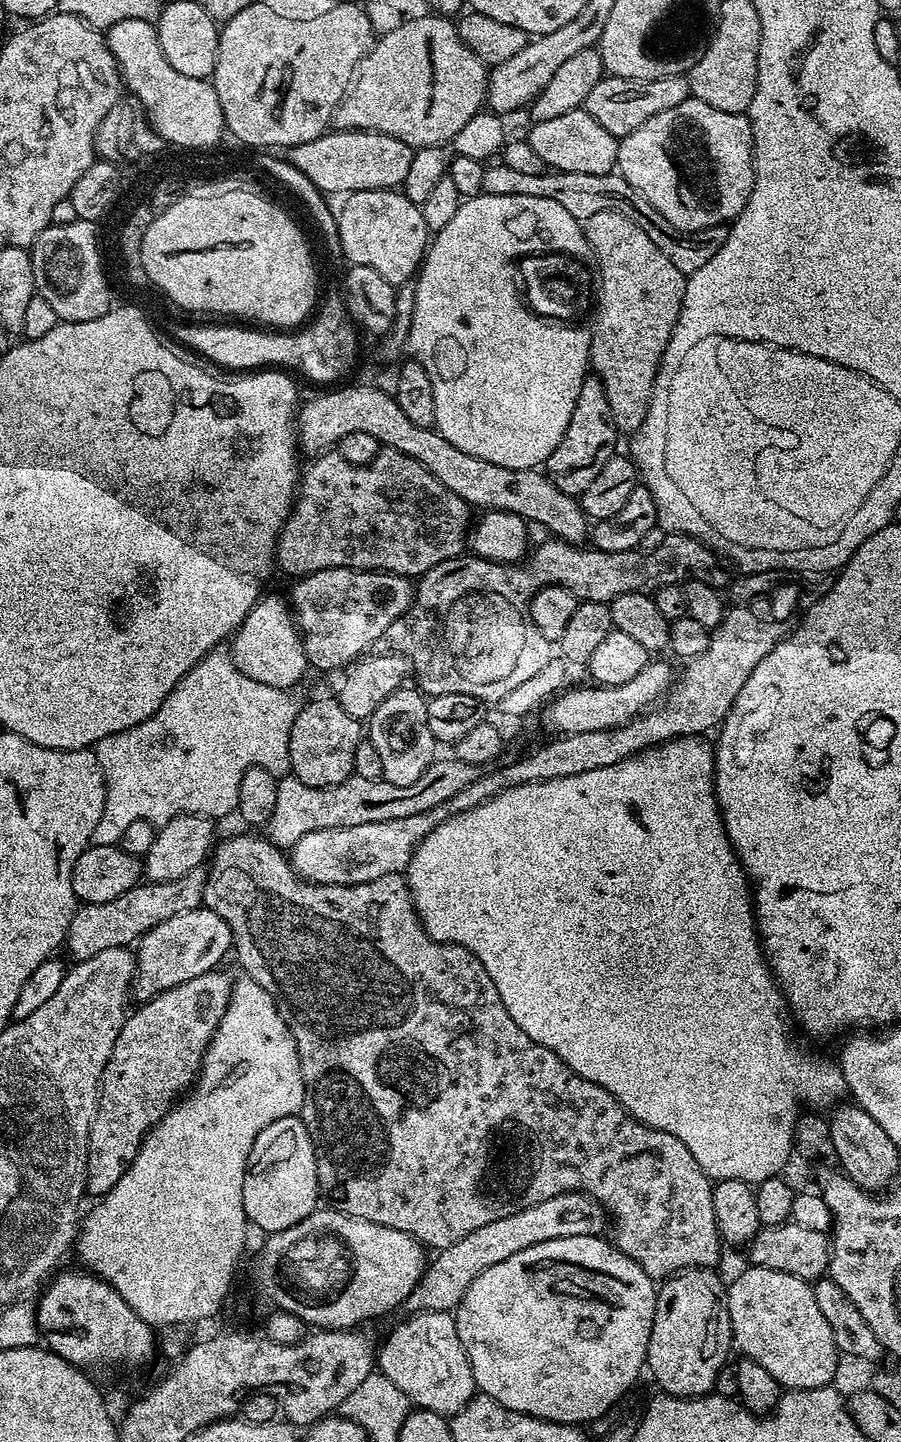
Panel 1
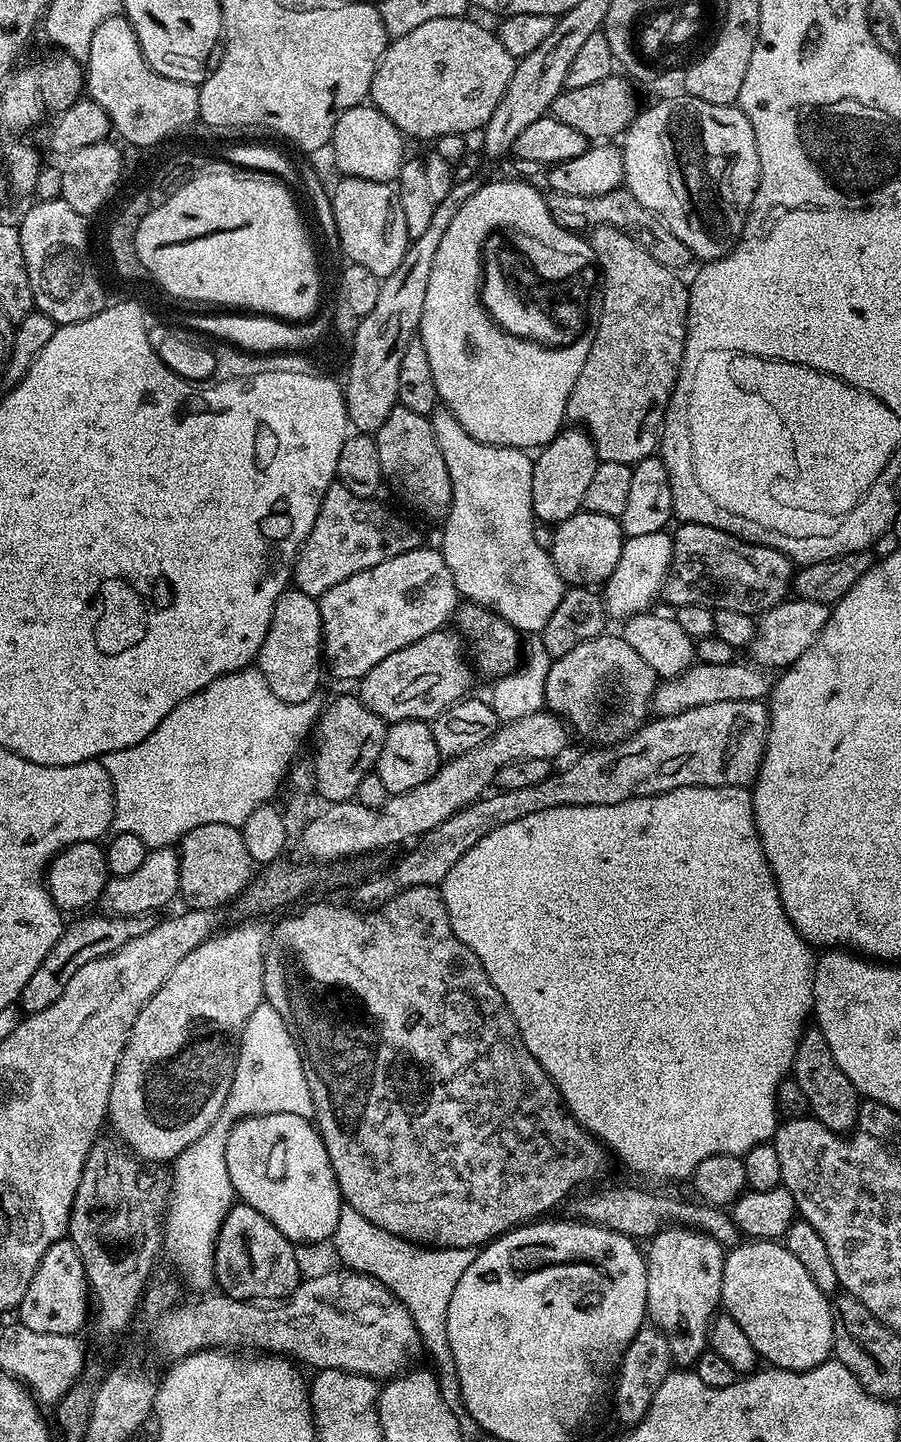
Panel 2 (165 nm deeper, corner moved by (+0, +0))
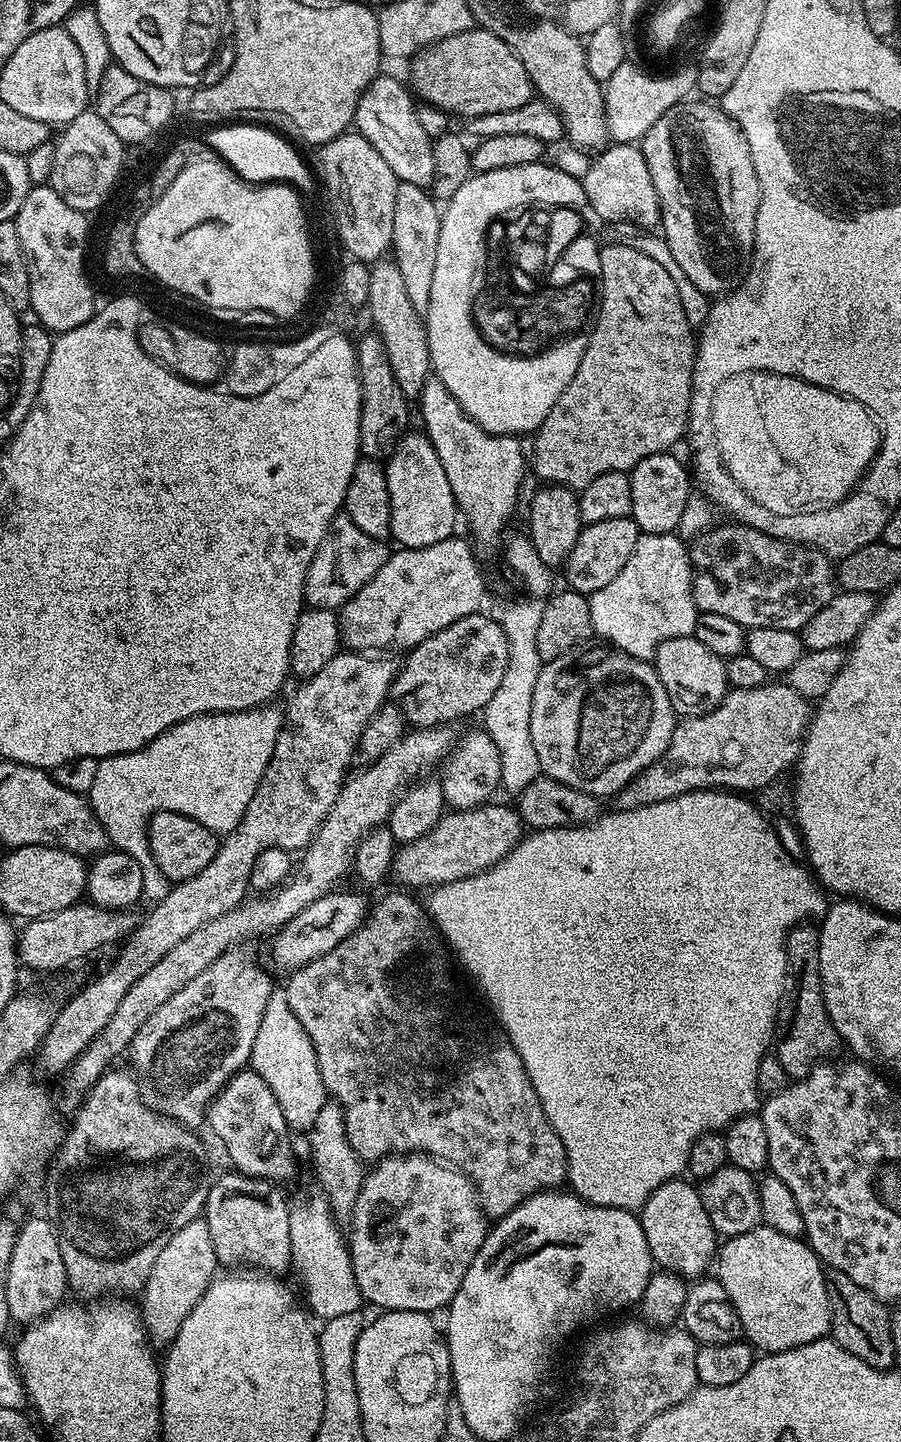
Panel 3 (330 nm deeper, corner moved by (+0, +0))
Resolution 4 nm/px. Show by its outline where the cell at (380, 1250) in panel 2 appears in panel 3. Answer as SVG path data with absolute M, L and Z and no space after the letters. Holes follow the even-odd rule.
M329 1100L322 1106L322 1110L318 1112L318 1117L314 1120L314 1126L306 1134L306 1139L310 1146L314 1172L321 1186L319 1189L328 1198L332 1215L337 1221L349 1221L366 1170L363 1160L350 1146L349 1138L346 1136L344 1112L339 1103Z

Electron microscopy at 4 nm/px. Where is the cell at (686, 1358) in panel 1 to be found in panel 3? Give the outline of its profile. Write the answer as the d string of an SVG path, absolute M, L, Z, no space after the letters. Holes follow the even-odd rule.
M677 1178L658 1186L650 1198L646 1198L638 1215L646 1234L646 1246L653 1261L665 1272L676 1272L685 1278L700 1278L709 1271L718 1252L718 1234L702 1206L700 1189L695 1183Z

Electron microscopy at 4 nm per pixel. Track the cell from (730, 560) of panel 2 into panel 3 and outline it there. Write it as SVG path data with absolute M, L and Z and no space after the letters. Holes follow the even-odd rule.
M727 523L721 528L713 526L701 532L691 541L692 597L697 609L701 613L722 614L745 630L770 626L774 630L799 633L818 610L832 602L832 597L838 592L833 561L817 548L770 538L770 534L762 534L762 530L754 530L749 524Z

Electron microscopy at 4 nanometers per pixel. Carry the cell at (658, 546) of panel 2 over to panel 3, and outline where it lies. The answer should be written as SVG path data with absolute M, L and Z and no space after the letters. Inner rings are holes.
M672 532L641 534L634 554L618 570L618 578L610 586L602 586L602 590L592 593L588 605L592 630L597 637L609 640L613 649L636 660L651 661L662 642L691 636L695 630L698 609L692 597L689 545Z

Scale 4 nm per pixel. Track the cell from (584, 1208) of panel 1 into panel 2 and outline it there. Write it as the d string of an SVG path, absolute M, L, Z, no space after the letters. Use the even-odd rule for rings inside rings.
M604 1188L601 1192L592 1192L589 1196L580 1196L569 1206L569 1217L583 1220L585 1224L597 1224L600 1228L609 1228L623 1236L633 1238L651 1238L663 1228L679 1222L685 1228L695 1228L714 1238L725 1246L741 1243L742 1234L736 1229L731 1215L723 1207L703 1202L687 1204L684 1200L671 1200L668 1196L659 1196L656 1192L642 1192L638 1188Z

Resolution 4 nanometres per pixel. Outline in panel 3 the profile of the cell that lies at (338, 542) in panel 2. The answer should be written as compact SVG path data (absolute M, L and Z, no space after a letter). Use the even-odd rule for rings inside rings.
M347 514L334 517L327 534L324 535L324 541L318 546L318 550L306 570L305 605L308 608L331 608L333 610L343 608L344 603L349 598L358 594L358 590L362 590L362 586L366 586L366 582L370 582L370 578L374 578L374 574L378 574L378 570L382 570L382 566L387 562L390 555L388 546L385 541L370 538L370 534L364 534L362 530L358 530L358 526L354 526L354 522L350 522Z

